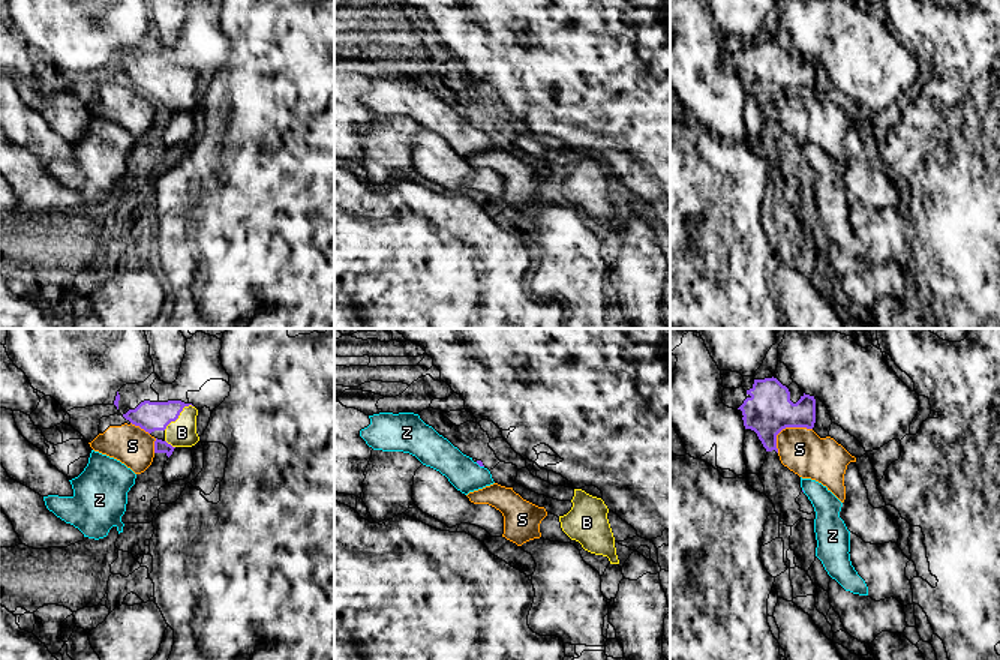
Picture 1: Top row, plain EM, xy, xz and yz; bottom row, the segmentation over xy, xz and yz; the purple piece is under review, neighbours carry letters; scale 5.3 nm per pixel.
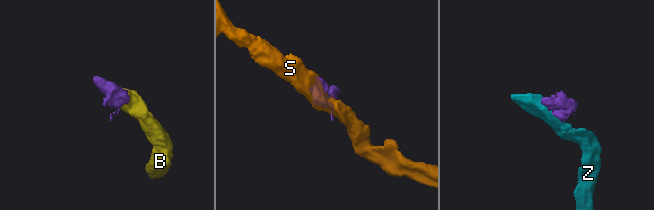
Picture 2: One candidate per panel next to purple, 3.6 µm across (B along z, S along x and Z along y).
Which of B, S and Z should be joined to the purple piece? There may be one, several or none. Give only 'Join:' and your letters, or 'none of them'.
Join: B

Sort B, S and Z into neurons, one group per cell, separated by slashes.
B / S / Z

